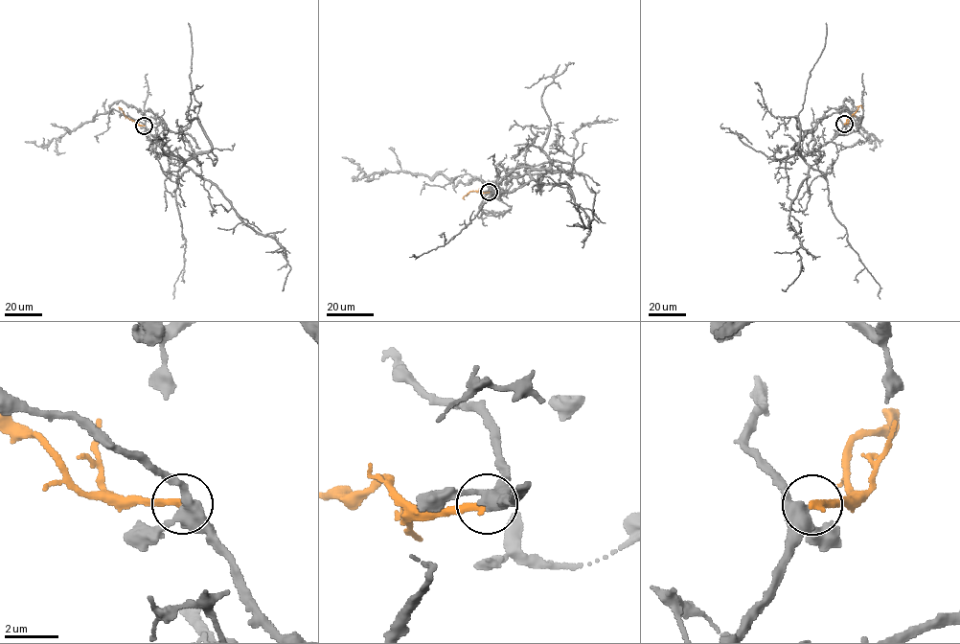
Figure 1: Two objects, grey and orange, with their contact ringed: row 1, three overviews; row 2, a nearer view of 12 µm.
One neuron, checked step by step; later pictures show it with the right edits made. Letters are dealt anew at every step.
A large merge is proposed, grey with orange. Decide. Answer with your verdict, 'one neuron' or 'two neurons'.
two neurons

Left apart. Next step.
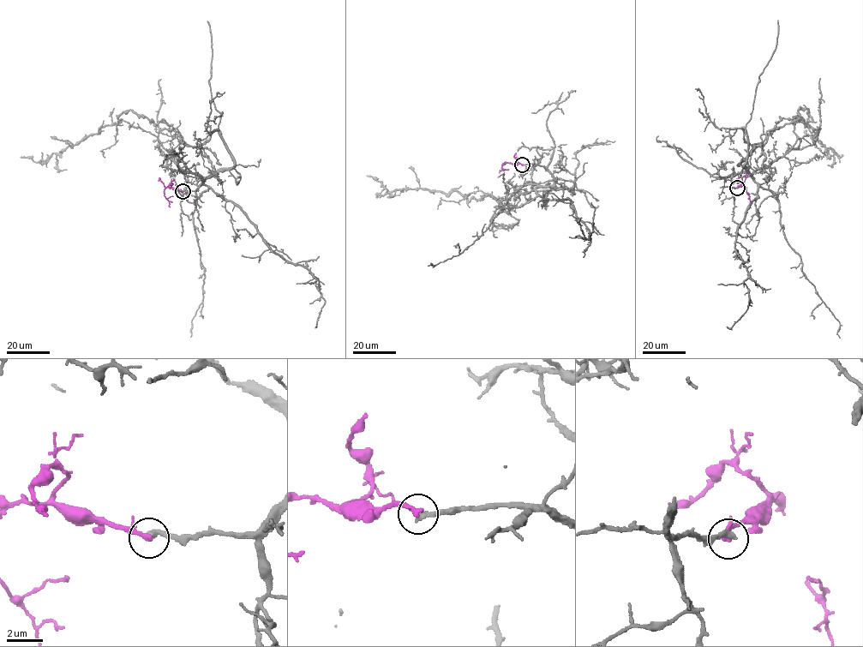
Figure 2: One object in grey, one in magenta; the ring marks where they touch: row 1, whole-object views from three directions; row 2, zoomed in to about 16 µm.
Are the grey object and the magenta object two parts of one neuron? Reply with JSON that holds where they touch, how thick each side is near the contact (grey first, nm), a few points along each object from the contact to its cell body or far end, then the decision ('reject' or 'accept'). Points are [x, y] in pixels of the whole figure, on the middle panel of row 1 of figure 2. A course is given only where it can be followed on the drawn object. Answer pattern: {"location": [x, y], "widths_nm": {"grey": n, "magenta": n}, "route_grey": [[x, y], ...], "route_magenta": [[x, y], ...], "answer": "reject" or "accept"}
{"location": [522, 164], "widths_nm": {"grey": 320, "magenta": 280}, "route_grey": [[522, 164], [575, 194], [550, 180], [506, 212], [453, 190], [386, 192], [367, 176]], "route_magenta": [[522, 164], [506, 163], [501, 164], [500, 173]], "answer": "accept"}

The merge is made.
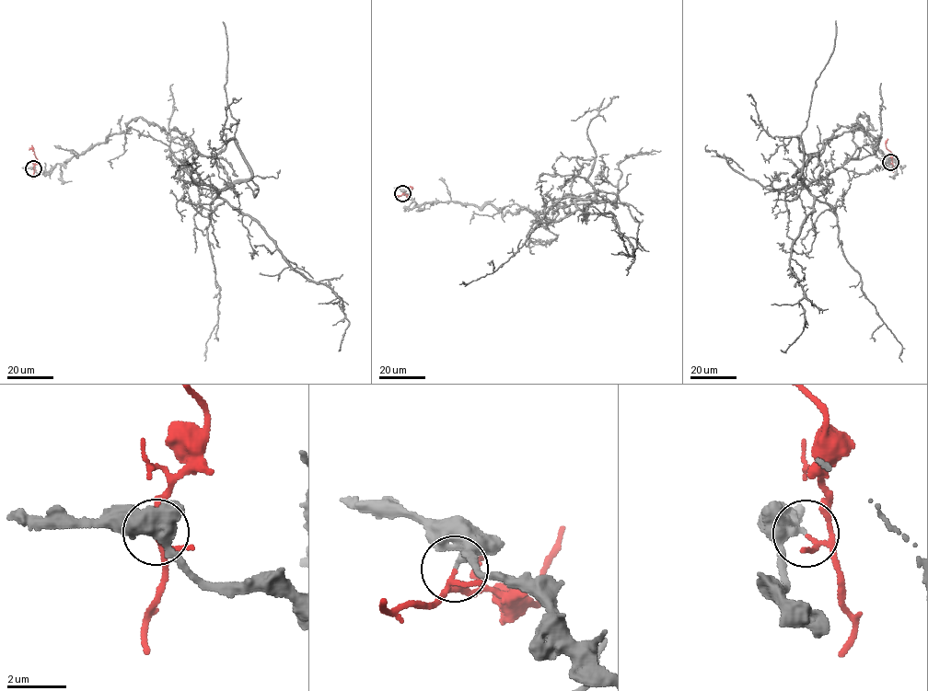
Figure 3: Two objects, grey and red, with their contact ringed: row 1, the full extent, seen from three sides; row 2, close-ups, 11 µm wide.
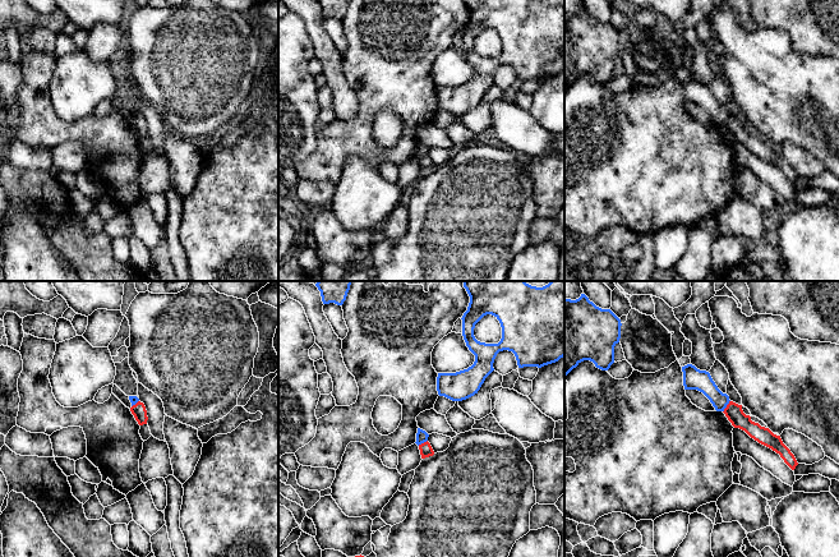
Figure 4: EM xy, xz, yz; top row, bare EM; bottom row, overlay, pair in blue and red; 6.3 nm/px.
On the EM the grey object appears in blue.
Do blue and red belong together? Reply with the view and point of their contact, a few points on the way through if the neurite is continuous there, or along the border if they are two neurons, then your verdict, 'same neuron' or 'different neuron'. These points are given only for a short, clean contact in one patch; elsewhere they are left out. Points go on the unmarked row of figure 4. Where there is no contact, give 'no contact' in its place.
contact yz (725, 120); border yz (729, 114), (723, 125); different neuron

